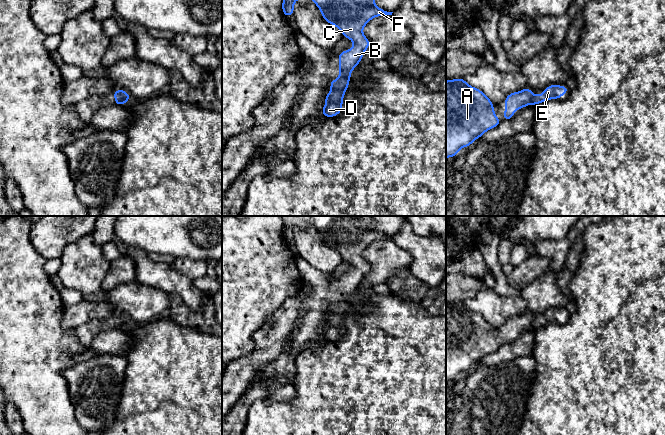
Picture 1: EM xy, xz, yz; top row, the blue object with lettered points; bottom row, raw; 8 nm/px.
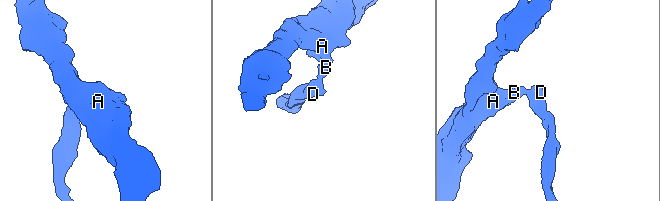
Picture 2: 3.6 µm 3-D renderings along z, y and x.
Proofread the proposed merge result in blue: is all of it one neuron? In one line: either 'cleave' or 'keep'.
cleave

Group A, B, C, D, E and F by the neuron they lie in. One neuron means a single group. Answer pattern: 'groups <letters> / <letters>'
groups A B C F / D E

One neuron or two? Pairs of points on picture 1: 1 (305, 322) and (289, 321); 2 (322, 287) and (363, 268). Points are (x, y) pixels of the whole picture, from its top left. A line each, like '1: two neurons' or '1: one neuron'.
1: two neurons
2: one neuron

